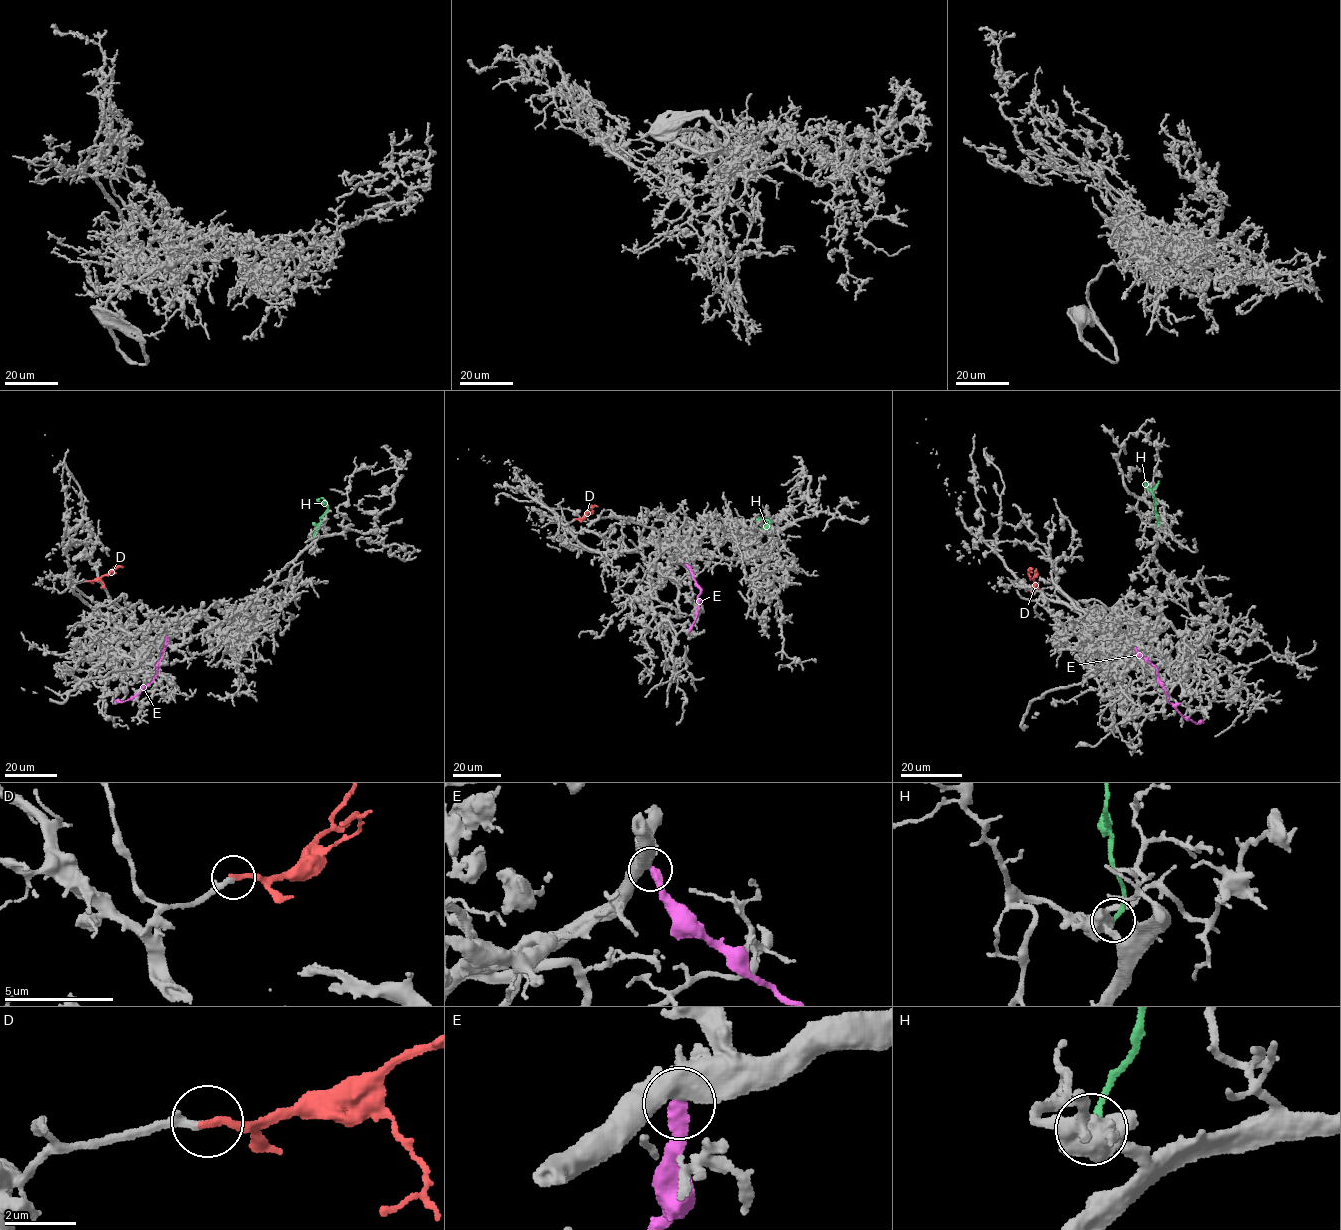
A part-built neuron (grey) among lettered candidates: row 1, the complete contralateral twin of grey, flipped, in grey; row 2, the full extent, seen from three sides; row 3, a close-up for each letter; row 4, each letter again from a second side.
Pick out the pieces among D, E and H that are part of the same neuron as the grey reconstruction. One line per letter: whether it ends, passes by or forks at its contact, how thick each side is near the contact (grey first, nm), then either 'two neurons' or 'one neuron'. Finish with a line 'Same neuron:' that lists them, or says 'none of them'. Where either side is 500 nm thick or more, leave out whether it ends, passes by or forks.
D: it ends there; 240 nm thick on the grey side, 240 nm on the other; one neuron
E: it ends there; 440 nm thick on the grey side, 400 nm on the other; two neurons
H: it ends there; 440 nm thick on the grey side, 190 nm on the other; two neurons
Same neuron: D

